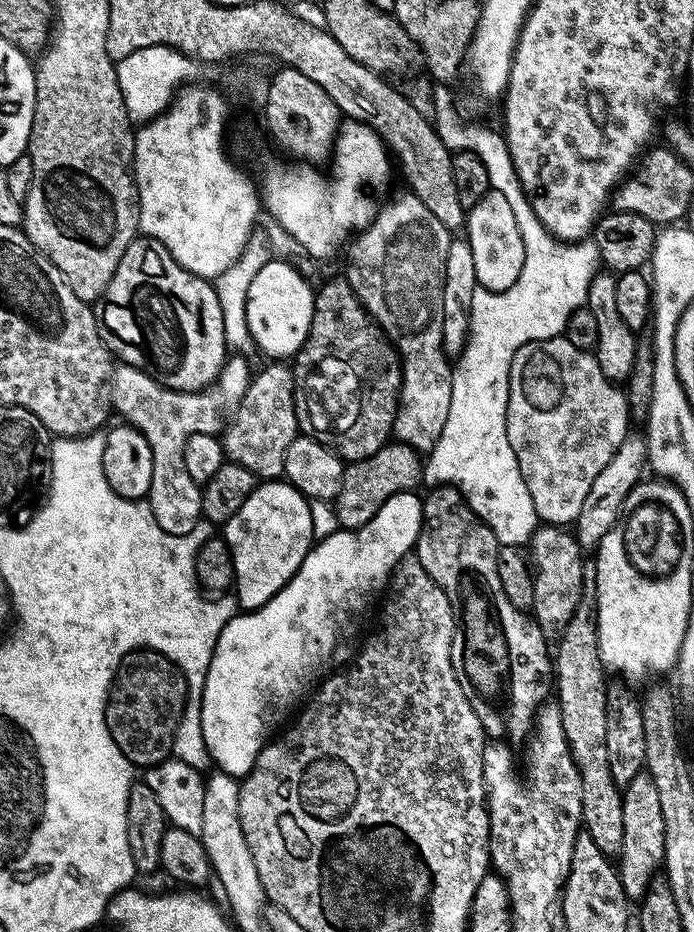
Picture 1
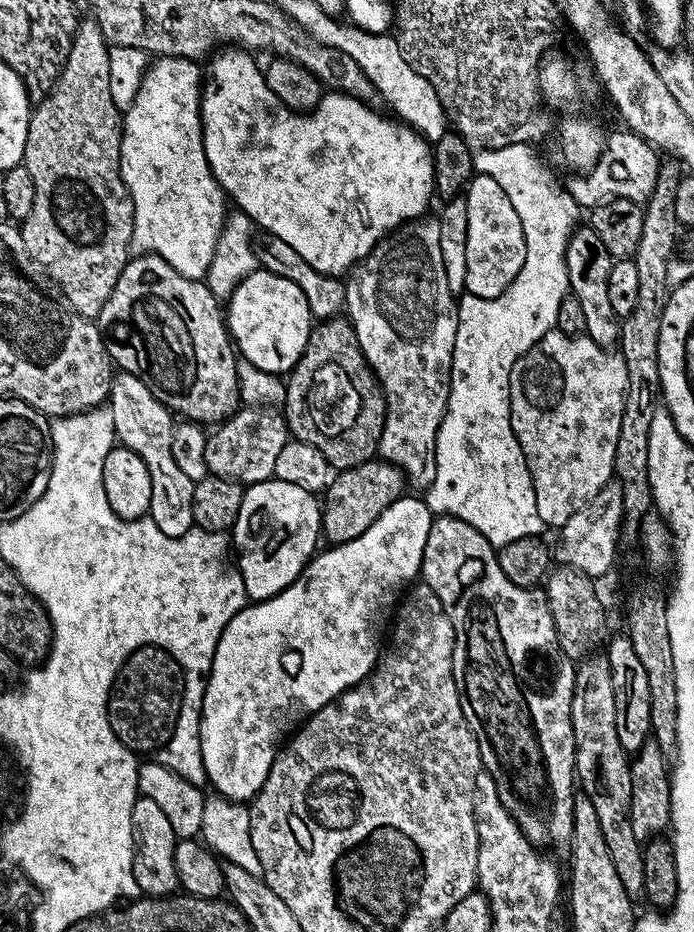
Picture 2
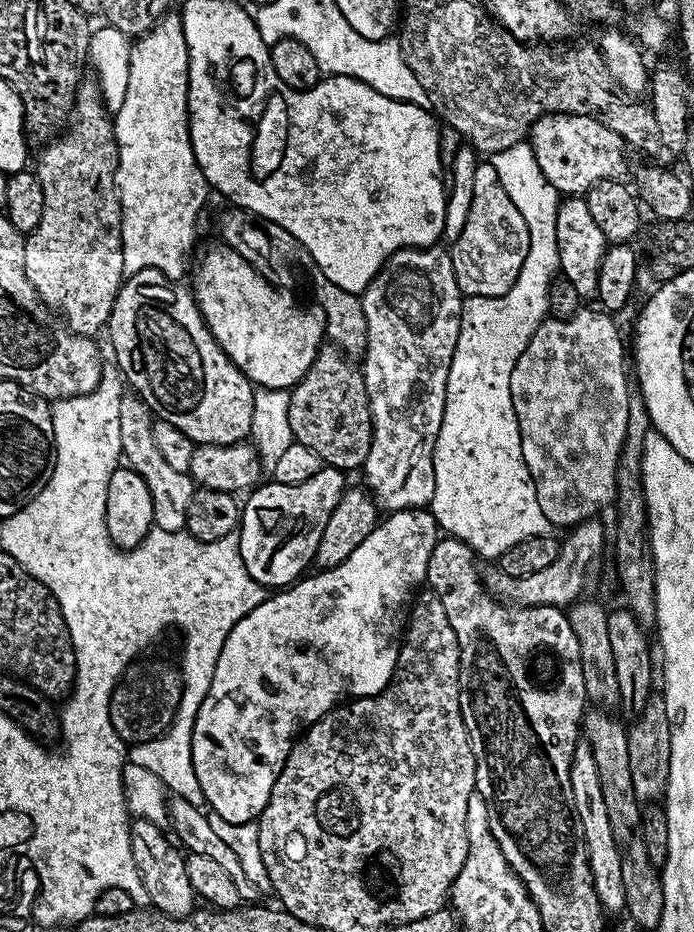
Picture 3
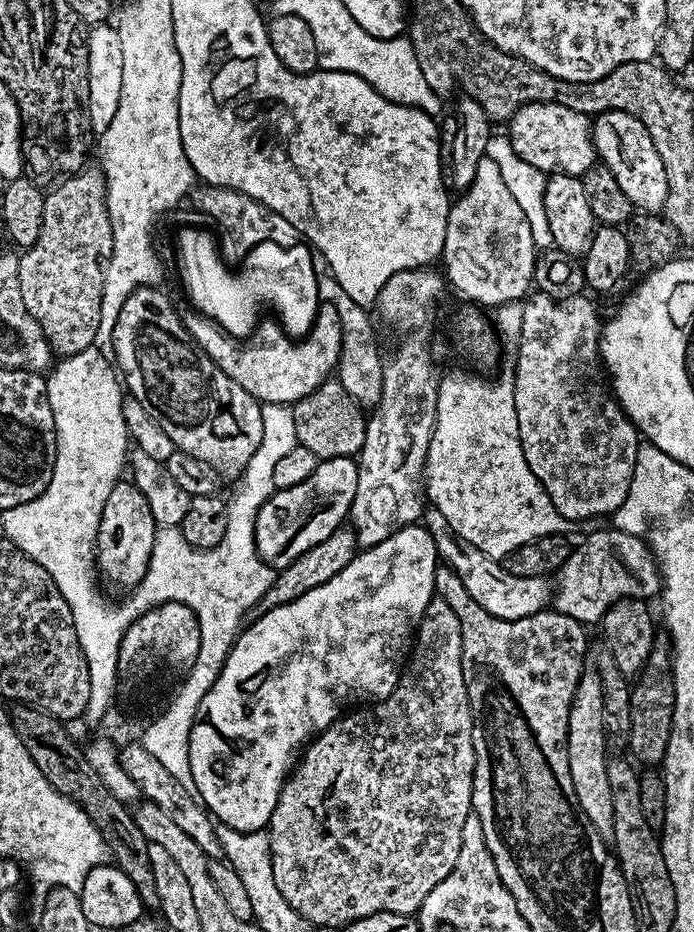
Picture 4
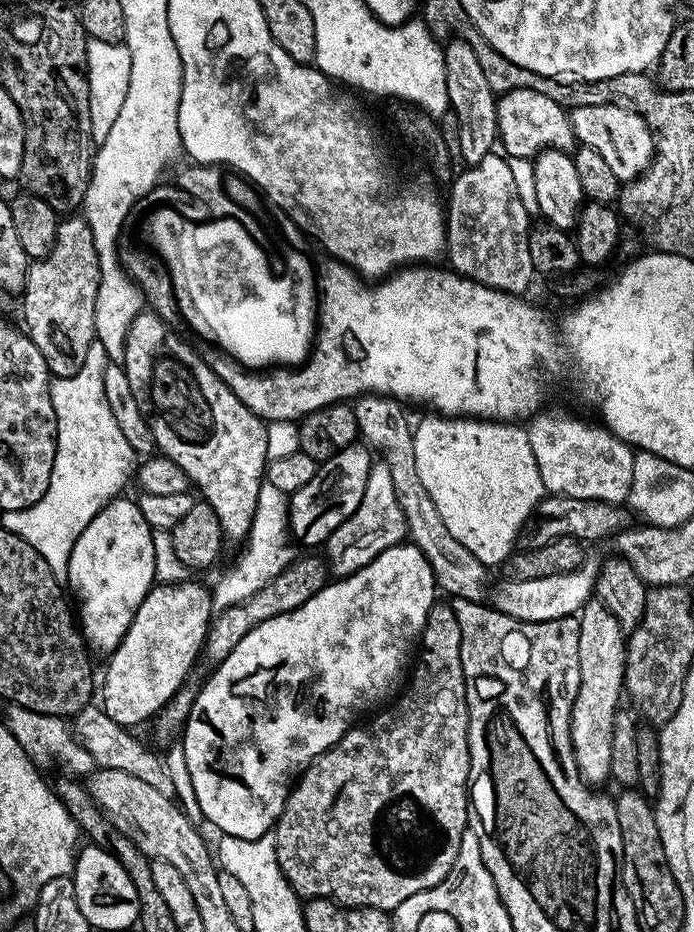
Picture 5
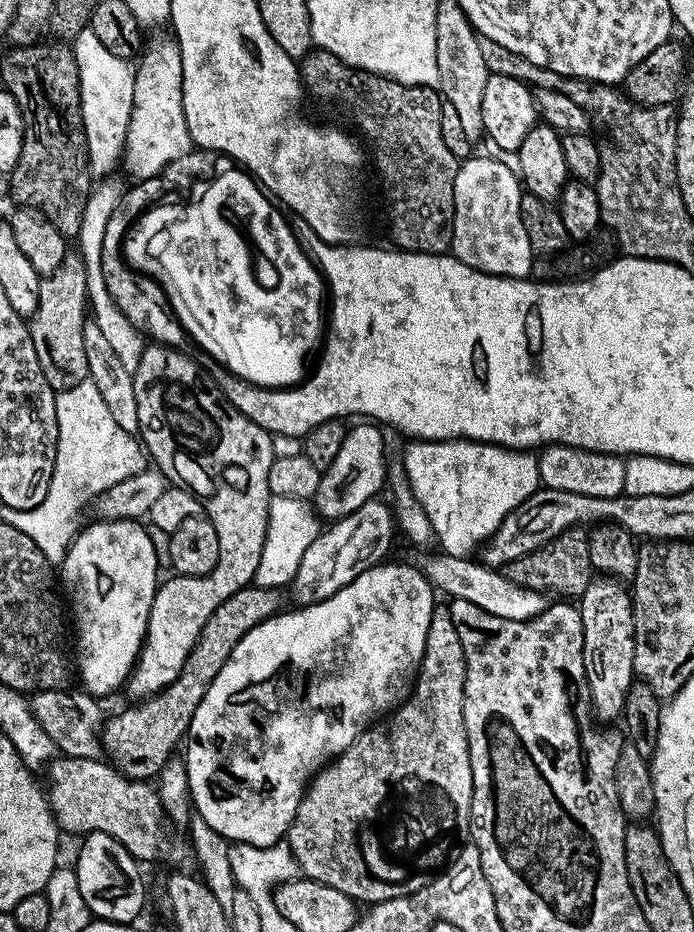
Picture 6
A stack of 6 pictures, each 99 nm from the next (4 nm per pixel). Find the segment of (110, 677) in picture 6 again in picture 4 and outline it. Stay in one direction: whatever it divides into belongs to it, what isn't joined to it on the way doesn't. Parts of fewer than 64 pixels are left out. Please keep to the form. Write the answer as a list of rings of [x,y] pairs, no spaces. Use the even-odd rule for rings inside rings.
[[[122,478],[110,490],[106,506],[102,506],[102,518],[96,535],[96,567],[99,575],[123,590],[131,590],[146,574],[148,562],[158,548],[158,525],[142,490],[131,479]]]

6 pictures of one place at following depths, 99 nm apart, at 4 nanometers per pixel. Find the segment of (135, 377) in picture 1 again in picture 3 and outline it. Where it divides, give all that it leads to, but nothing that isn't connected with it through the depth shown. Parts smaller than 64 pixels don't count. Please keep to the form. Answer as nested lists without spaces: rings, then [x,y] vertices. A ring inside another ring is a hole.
[[[126,394],[122,398],[122,407],[118,413],[118,427],[122,437],[122,456],[130,467],[150,486],[150,498],[154,502],[152,523],[164,534],[180,534],[185,531],[186,506],[190,506],[190,498],[194,491],[191,476],[187,472],[172,469],[166,458],[162,458],[158,446],[154,446],[152,421],[154,417],[145,406],[144,401],[135,394]]]

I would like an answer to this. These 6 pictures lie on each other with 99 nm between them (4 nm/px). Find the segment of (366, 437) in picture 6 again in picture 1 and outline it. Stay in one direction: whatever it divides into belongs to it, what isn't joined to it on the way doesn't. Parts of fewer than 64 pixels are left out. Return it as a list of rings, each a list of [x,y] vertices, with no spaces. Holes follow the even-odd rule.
[[[272,478],[267,482],[257,483],[255,490],[242,502],[238,514],[222,525],[222,535],[232,555],[232,565],[236,571],[234,577],[234,595],[239,607],[244,610],[261,608],[278,590],[288,585],[288,579],[299,570],[306,558],[309,548],[314,543],[312,536],[312,508],[307,496],[301,494],[294,485],[280,478]]]

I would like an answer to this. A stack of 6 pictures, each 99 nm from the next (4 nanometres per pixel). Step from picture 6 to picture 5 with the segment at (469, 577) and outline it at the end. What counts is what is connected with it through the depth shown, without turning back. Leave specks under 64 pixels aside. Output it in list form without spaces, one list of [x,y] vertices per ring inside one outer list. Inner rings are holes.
[[[588,554],[574,571],[566,574],[550,574],[550,578],[530,578],[530,582],[504,580],[497,588],[495,585],[490,600],[496,611],[513,616],[515,620],[522,622],[537,624],[550,622],[554,618],[576,616],[580,609],[593,599],[596,590],[596,575],[600,572],[600,565],[599,559],[595,560],[592,554]]]

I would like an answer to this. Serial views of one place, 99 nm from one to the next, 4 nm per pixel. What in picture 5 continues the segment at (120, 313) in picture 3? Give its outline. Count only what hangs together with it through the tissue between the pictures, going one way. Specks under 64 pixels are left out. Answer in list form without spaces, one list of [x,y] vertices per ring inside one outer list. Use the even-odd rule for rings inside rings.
[[[151,310],[136,315],[126,334],[126,354],[122,361],[126,378],[142,414],[148,420],[159,455],[170,458],[170,462],[178,462],[178,466],[186,470],[194,488],[204,495],[201,496],[203,503],[214,506],[214,514],[218,514],[218,522],[222,522],[225,537],[229,541],[241,541],[252,525],[260,485],[266,480],[266,465],[270,459],[266,442],[268,429],[265,421],[232,393],[223,375],[203,355],[191,356],[184,352],[188,348],[184,341],[187,339],[175,327],[172,328],[167,328],[163,318]]]

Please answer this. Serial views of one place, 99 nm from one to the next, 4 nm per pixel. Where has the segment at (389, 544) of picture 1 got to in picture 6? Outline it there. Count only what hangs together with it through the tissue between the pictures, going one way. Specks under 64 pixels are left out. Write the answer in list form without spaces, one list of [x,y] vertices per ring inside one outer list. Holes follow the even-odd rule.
[[[388,563],[373,564],[371,568],[358,574],[354,582],[342,586],[338,594],[322,602],[293,607],[293,612],[281,611],[266,622],[254,626],[254,630],[250,630],[250,634],[246,634],[246,638],[242,638],[238,646],[234,646],[234,654],[230,654],[226,666],[218,670],[218,678],[210,682],[206,690],[206,698],[198,702],[198,710],[194,710],[194,718],[190,718],[186,747],[183,749],[185,752],[182,752],[182,759],[188,771],[190,804],[194,811],[227,841],[254,846],[281,843],[288,835],[288,828],[292,825],[294,814],[304,796],[305,787],[312,777],[325,764],[342,755],[373,722],[379,721],[389,710],[399,708],[404,703],[410,686],[415,685],[416,674],[420,671],[420,663],[426,650],[426,629],[430,627],[430,614],[438,600],[434,595],[432,583],[424,577],[424,573],[415,563],[404,564],[401,568],[396,564]]]

